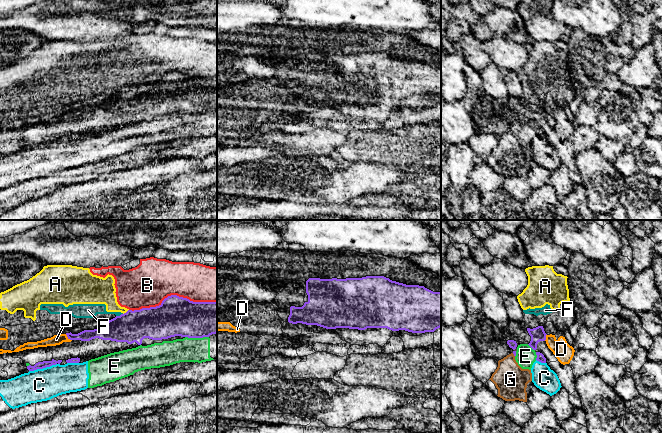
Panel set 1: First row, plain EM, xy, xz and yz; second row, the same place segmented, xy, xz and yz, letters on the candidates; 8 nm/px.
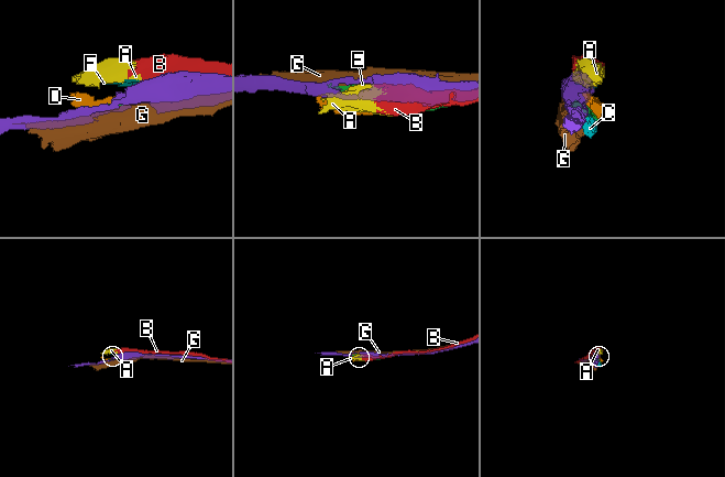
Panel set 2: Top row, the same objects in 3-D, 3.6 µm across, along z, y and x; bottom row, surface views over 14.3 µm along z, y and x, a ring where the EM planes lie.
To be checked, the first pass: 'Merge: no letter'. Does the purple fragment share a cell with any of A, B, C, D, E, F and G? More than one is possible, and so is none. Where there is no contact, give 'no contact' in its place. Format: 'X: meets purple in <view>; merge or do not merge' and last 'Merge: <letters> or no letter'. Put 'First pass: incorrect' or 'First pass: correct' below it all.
A: meets purple in xy; do not merge
B: meets purple in xy; do not merge
C: meets purple in xy; do not merge
D: meets purple in xy; do not merge
E: meets purple in xy; do not merge
F: meets purple in xy; do not merge
G: meets purple in yz; do not merge
Merge: no letter
First pass: correct

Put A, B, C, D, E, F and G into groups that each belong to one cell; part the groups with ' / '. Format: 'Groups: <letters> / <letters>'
Groups: A B F / C E / D / G

